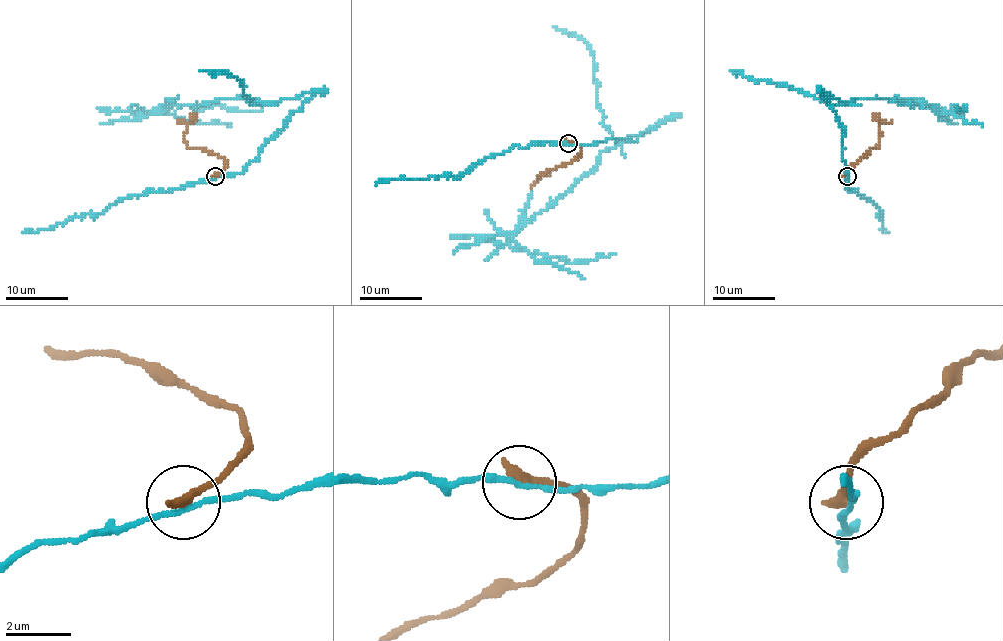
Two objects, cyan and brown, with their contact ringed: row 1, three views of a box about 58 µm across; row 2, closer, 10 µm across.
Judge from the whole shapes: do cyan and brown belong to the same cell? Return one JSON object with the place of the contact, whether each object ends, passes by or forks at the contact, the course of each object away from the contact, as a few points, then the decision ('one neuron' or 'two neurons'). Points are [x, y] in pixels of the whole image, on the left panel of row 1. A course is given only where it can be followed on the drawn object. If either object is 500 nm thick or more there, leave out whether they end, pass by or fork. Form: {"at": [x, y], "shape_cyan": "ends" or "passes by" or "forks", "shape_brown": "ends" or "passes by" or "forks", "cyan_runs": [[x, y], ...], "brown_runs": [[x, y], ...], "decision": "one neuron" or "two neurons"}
{"at": [215, 176], "shape_cyan": "passes by", "shape_brown": "ends", "cyan_runs": [[214, 177], [239, 174], [314, 93], [275, 102], [216, 97], [155, 113], [177, 105], [262, 108]], "brown_runs": [[214, 177], [223, 171], [227, 161], [206, 150], [189, 147], [185, 139], [188, 125], [177, 121]], "decision": "two neurons"}

